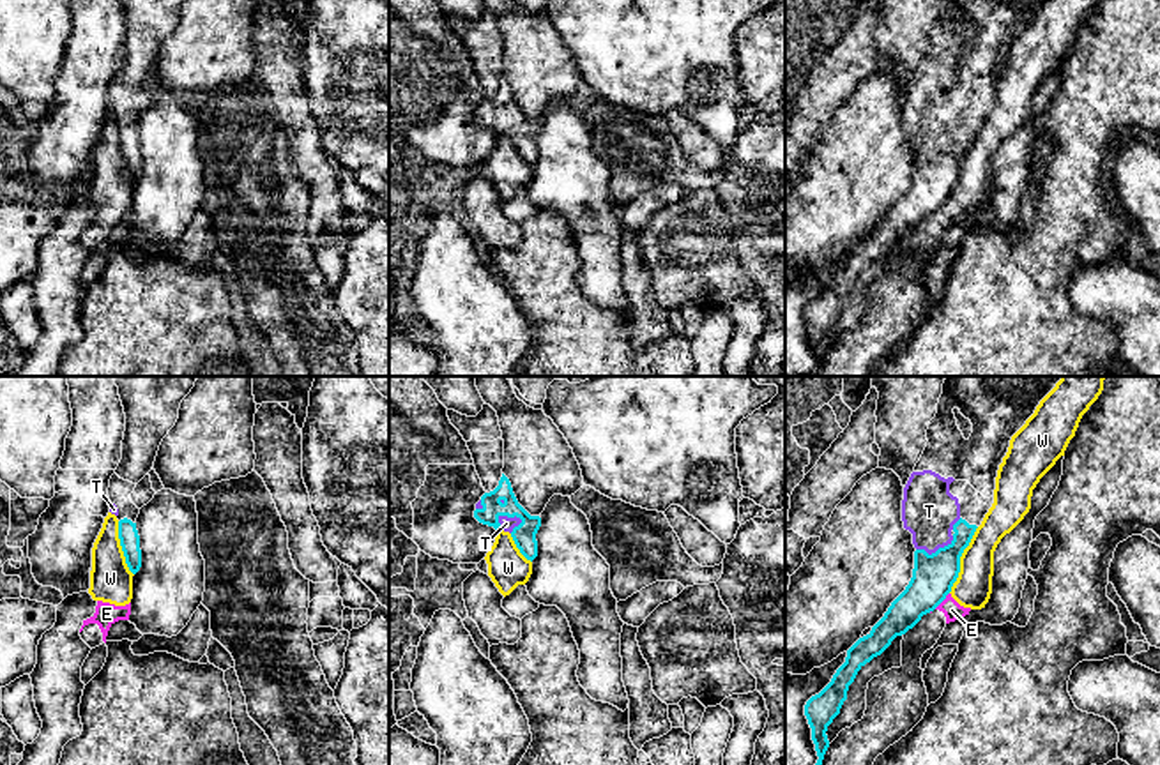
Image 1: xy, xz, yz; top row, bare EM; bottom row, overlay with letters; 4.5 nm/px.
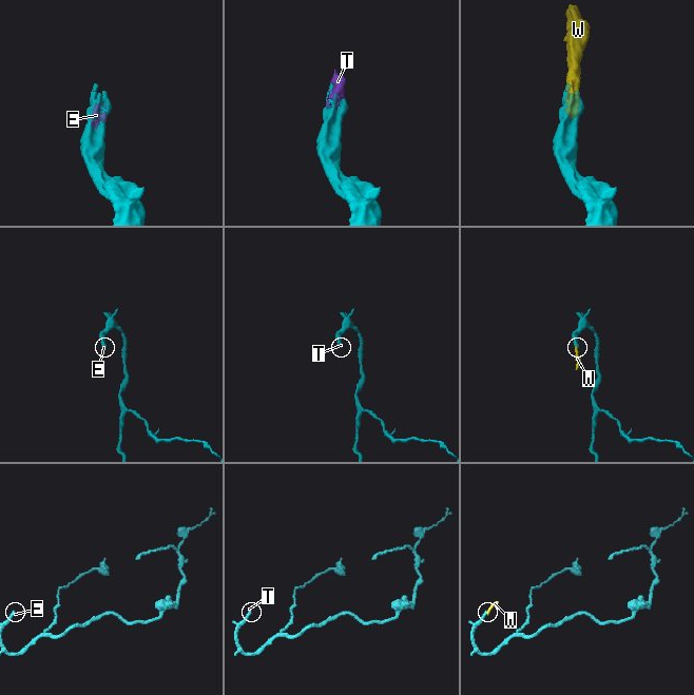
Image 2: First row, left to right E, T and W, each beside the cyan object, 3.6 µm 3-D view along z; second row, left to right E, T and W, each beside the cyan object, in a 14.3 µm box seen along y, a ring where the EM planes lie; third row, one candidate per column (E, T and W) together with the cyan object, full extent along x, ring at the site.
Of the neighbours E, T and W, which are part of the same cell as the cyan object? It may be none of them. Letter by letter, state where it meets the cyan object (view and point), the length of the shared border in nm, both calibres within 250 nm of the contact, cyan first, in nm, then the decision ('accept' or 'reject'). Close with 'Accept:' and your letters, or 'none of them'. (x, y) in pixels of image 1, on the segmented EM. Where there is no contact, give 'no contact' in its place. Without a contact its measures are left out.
E: yz (941, 601) | 100 nm | 190/90 nm | reject
T: xz (510, 516) | 120 nm | 110/60 nm | accept
W: yz (959, 560) | 340 nm | 190/170 nm | reject
Accept: T

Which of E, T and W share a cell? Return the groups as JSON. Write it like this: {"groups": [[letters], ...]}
{"groups": [["E", "W"], ["T"]]}

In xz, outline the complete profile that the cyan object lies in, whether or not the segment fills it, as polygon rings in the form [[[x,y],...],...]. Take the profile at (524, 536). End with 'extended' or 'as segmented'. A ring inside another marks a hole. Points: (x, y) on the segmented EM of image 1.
[[[502,473],[499,486],[485,493],[476,504],[474,518],[495,530],[509,532],[516,548],[527,560],[538,557],[536,534],[541,526],[539,516],[530,516],[516,500],[509,479]]]; extended

